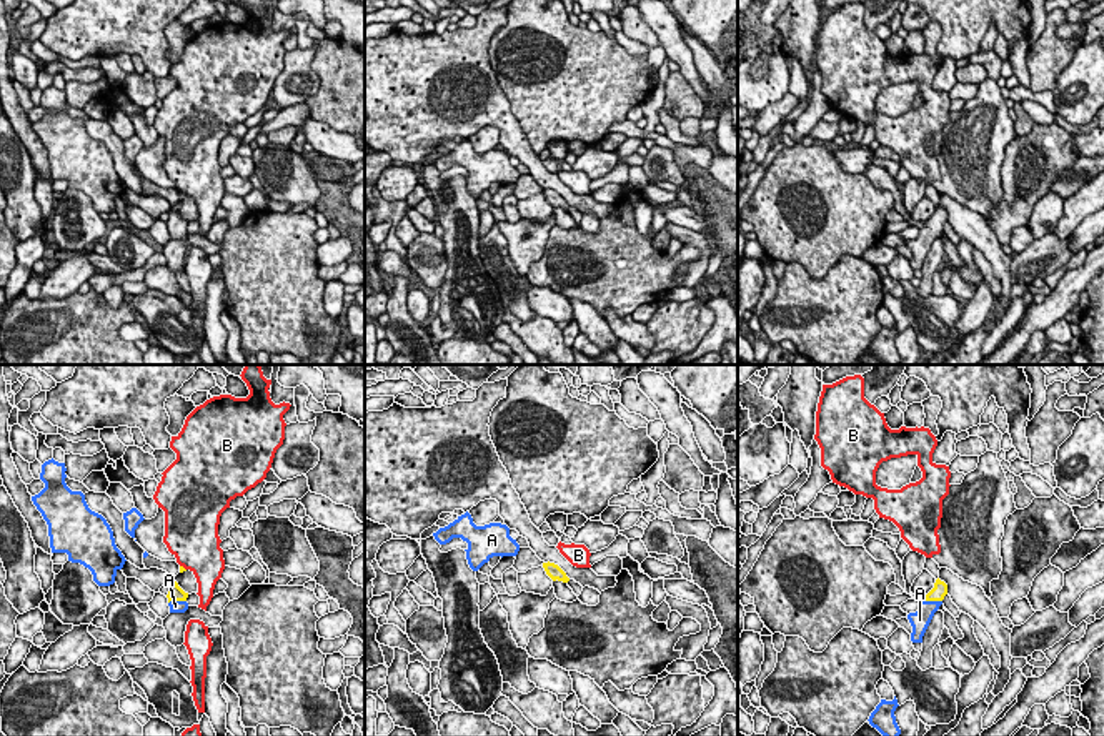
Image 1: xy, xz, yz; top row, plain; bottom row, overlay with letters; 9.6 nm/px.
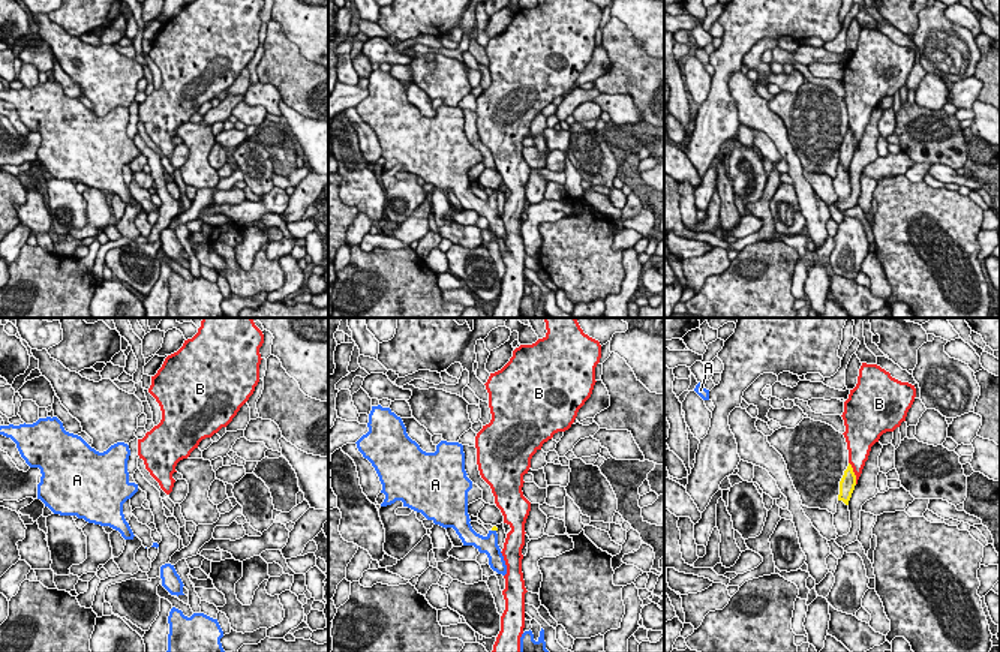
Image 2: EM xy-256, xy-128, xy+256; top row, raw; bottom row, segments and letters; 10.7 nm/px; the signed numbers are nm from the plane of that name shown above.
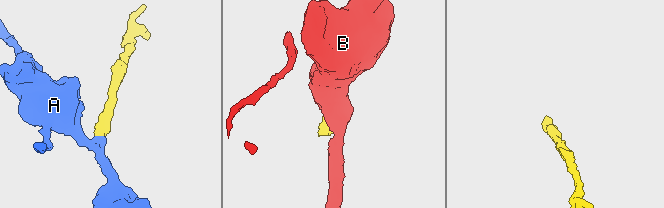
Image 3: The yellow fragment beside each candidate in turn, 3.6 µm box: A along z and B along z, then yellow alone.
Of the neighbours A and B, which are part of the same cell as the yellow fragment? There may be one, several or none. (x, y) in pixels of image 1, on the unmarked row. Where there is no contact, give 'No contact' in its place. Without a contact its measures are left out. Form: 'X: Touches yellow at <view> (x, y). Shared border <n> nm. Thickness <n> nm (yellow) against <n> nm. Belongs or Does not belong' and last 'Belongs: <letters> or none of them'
A: Touches yellow at yz (933, 227). Shared border 190 nm. Thickness 140 nm (yellow) against 190 nm. Belongs
B: Touches yellow at xy (184, 195). Shared border 80 nm. Thickness 50 nm (yellow) against 440 nm. Does not belong
Belongs: A

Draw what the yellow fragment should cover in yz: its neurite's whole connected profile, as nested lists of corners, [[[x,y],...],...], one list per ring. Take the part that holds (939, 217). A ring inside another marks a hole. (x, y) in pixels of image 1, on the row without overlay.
[[[937,205],[934,215],[919,228],[919,236],[916,240],[908,241],[908,246],[913,253],[911,260],[913,270],[922,270],[922,263],[934,240],[942,231],[946,221],[947,221],[947,211]]]

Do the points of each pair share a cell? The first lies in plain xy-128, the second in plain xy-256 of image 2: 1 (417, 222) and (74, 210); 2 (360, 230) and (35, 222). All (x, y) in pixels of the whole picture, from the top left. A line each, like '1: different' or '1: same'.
1: different
2: different

